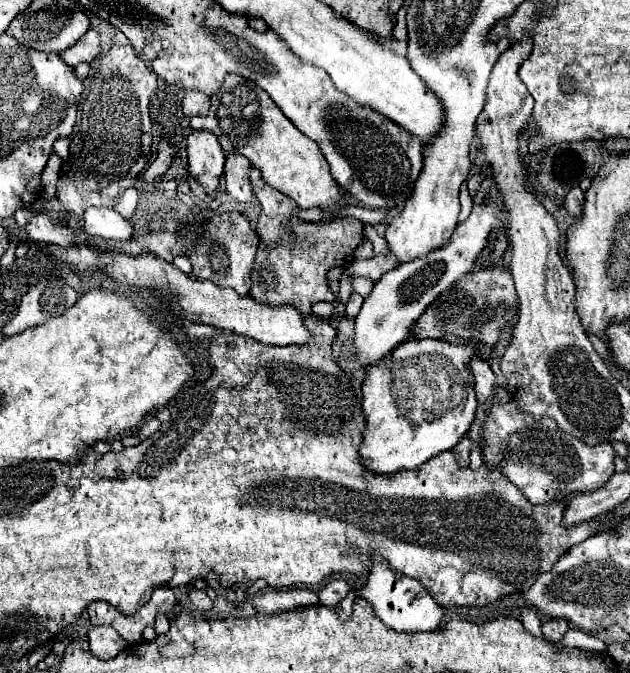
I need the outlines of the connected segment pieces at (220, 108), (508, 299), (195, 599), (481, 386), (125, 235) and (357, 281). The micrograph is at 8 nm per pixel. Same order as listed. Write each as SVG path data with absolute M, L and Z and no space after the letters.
M228 73L224 85L210 97L212 105L206 117L194 117L192 129L212 131L226 153L242 153L250 159L252 167L260 169L264 181L280 193L292 197L302 209L320 207L332 211L338 207L344 191L330 175L330 167L320 147L296 129L296 125L278 109L264 89L238 75Z
M488 269L488 273L468 273L460 277L448 291L440 293L432 305L412 325L412 337L416 339L444 339L444 335L456 335L470 341L480 341L494 347L500 339L500 331L508 324L508 311L512 303L518 303L514 281L508 269Z
M192 589L189 593L189 598L194 607L198 607L200 611L207 611L212 609L213 601L210 601L210 597L206 595L206 591L200 591L200 589Z
M474 357L470 361L470 371L474 375L474 391L476 391L476 399L478 403L484 403L492 393L494 393L494 373L488 365L488 361Z
M90 207L82 215L82 223L88 235L100 235L110 241L130 241L134 227L128 219L108 207Z
M354 277L354 279L352 279L352 285L354 285L354 291L360 293L362 297L368 297L368 293L370 293L372 287L374 287L374 283L368 281L368 279L364 279L364 277Z

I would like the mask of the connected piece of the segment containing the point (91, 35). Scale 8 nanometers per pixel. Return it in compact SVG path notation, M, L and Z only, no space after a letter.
M90 29L72 49L66 49L60 57L68 63L68 65L72 65L72 67L76 67L78 63L84 63L84 61L94 61L98 55L100 55L100 51L102 51L102 45L100 45L100 37L98 37L98 31L96 29Z

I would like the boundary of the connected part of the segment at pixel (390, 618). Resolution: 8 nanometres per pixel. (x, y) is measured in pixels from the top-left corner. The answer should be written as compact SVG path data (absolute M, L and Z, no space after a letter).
M372 553L370 555L370 573L368 579L362 587L352 589L350 595L352 597L362 597L370 603L370 607L374 609L376 617L392 627L394 631L408 631L408 633L416 633L416 631L434 631L440 627L442 619L444 619L444 609L430 597L430 593L424 589L424 585L420 585L420 581L408 577L408 575L396 575L396 571L388 565L388 561L384 557L380 557L380 553Z

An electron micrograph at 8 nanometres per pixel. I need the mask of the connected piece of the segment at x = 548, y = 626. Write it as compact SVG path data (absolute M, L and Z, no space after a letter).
M550 619L542 625L542 635L546 641L558 643L564 637L566 629L568 629L568 621L566 619Z

